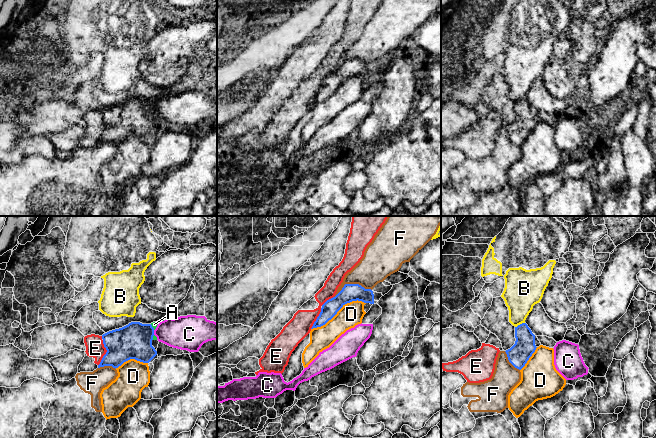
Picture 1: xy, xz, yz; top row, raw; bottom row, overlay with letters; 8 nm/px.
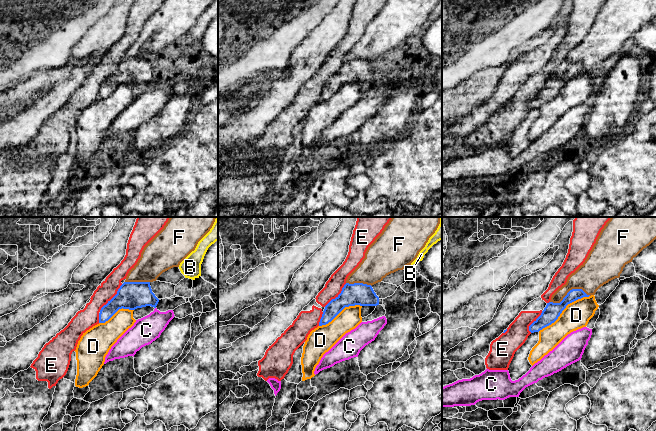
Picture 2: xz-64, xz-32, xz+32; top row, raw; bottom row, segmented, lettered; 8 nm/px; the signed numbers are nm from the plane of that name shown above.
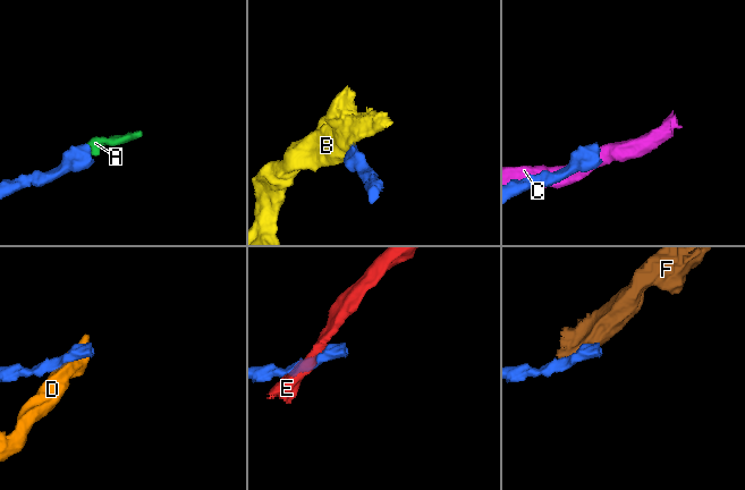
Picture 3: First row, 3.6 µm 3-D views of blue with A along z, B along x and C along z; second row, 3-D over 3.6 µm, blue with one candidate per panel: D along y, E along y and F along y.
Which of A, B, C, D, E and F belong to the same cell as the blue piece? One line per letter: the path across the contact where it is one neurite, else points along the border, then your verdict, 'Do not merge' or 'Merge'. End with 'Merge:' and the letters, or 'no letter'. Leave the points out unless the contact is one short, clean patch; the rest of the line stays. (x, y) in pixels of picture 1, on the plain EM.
A: Path across: xy (134, 117), (152, 103), (154, 100). Merge
B: Boundary: yz (524, 98), (515, 103). Do not merge
C: Boundary: xy (153, 106), (154, 110). Do not merge
D: Do not merge
E: Do not merge
F: Do not merge
Merge: A

